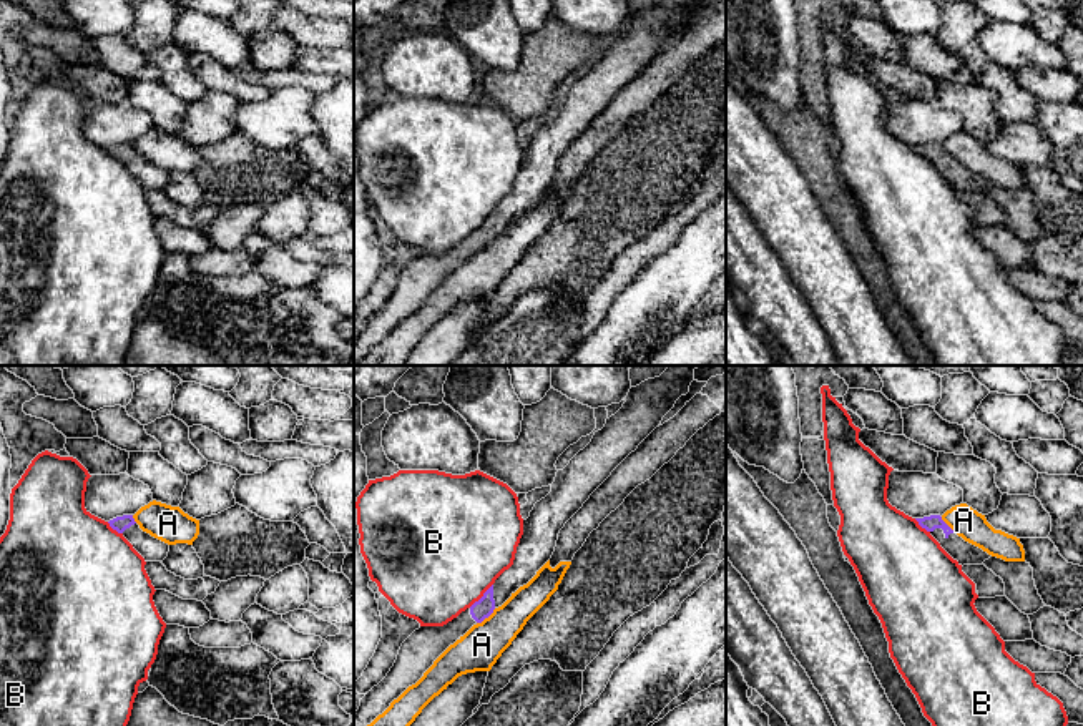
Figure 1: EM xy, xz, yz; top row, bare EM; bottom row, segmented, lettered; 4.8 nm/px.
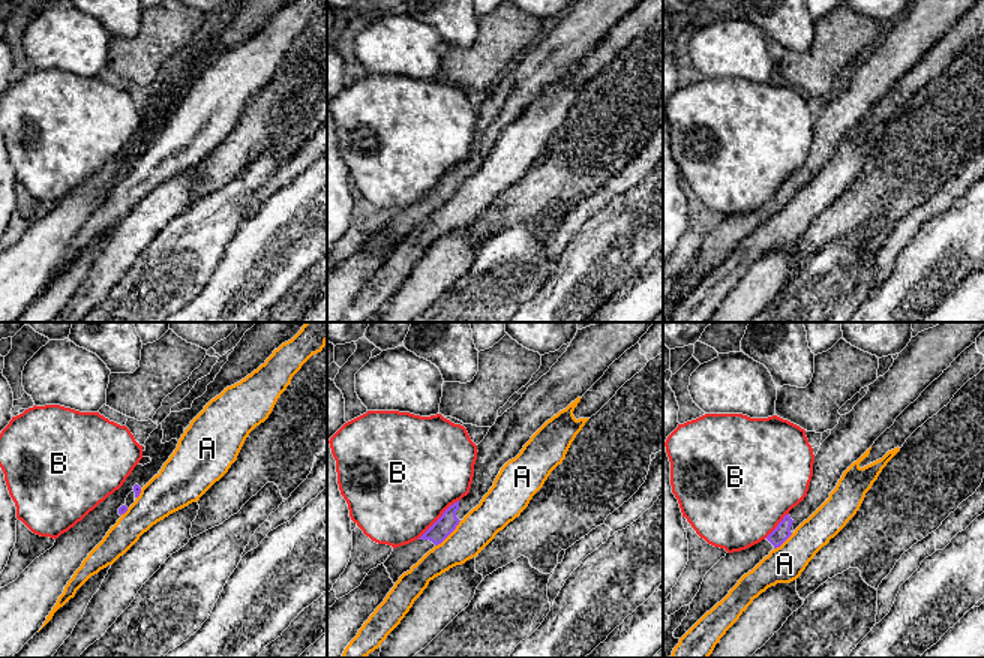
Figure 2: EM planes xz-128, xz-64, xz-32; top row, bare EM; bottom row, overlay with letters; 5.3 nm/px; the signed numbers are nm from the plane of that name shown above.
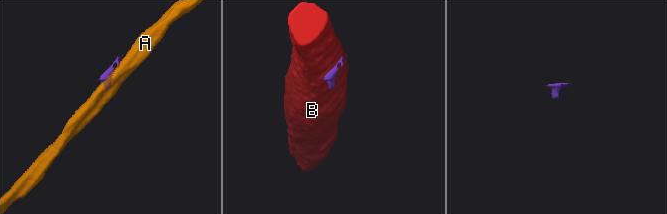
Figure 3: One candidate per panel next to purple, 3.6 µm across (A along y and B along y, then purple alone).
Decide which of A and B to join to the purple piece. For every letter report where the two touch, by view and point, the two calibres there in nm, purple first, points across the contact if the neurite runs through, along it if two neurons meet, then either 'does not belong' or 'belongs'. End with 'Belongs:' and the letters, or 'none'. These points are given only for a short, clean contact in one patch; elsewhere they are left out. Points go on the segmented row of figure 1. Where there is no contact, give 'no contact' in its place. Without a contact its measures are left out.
A: meets purple in xz at (485, 617); 90 nm thick on the purple side, 200 nm on the other; does not belong
B: meets purple in xz at (482, 597); 90 nm thick on the purple side, 480 nm on the other; does not belong
Belongs: none

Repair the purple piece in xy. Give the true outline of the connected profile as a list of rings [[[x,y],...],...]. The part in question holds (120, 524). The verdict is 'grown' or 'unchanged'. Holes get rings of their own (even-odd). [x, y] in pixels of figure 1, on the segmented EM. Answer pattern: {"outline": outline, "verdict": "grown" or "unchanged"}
{"outline": [[[133,515],[116,517],[108,523],[133,545],[145,562],[163,562],[168,557],[169,545],[143,532]]], "verdict": "grown"}

